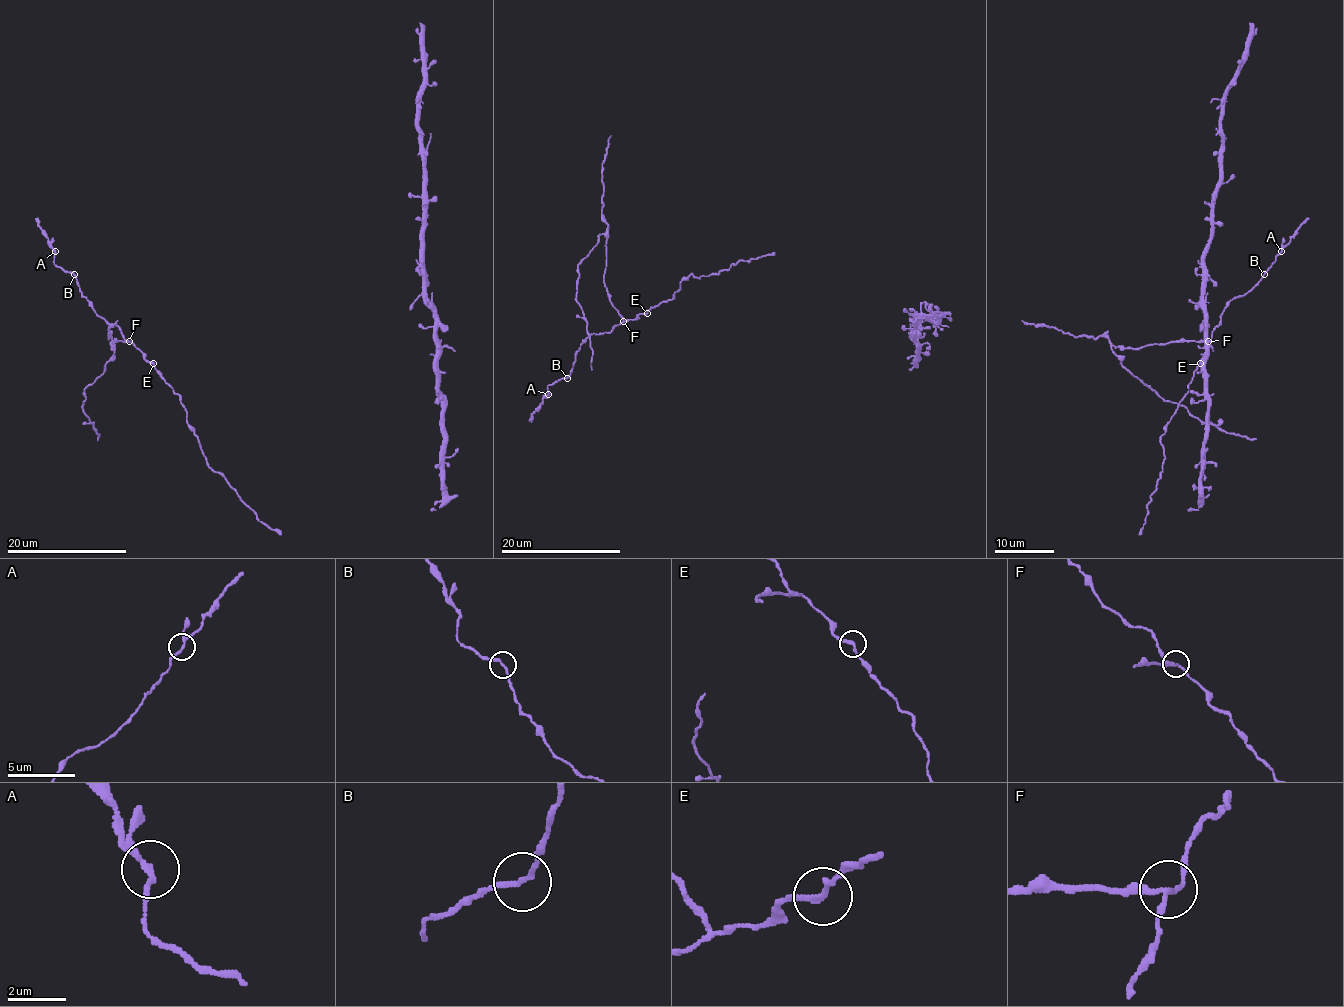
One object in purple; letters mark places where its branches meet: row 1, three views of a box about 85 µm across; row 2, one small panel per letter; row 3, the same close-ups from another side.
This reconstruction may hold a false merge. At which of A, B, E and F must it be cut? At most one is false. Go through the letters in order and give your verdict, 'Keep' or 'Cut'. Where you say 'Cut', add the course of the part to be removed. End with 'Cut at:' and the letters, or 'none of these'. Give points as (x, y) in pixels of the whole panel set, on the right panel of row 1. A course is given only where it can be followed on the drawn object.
A: Keep
B: Keep
E: Keep
F: Cut. Course of the part to remove: (1208, 341), (1113, 347), (1112, 351), (1166, 400), (1182, 405), (1205, 423), (1229, 433), (1255, 438)
Cut at: F

